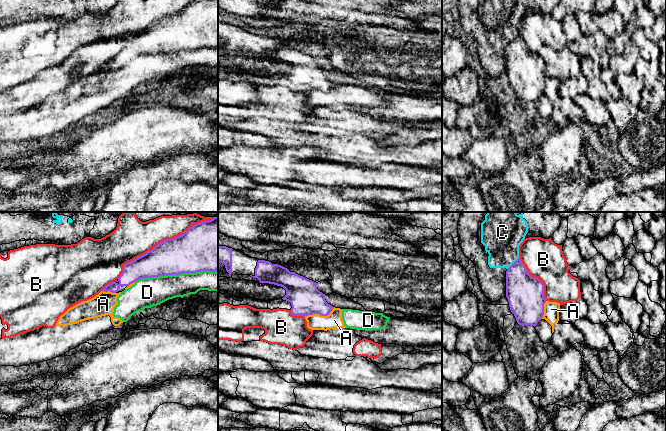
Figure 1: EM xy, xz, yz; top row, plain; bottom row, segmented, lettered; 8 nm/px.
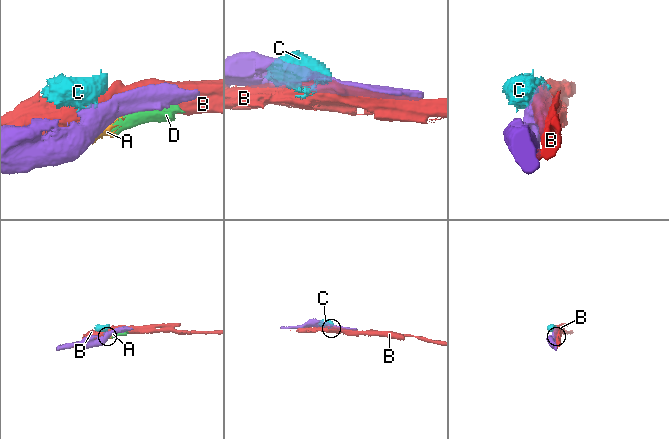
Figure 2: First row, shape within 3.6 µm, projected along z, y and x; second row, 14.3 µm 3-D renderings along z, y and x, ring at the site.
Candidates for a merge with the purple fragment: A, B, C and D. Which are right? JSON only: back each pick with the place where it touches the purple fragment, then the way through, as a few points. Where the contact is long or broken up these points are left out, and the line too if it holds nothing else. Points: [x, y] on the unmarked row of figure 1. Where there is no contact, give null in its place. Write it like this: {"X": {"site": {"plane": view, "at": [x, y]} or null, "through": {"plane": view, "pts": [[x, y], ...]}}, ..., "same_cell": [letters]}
{"same_cell": []}

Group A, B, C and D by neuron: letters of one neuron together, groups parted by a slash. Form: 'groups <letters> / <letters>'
groups A D / B / C

